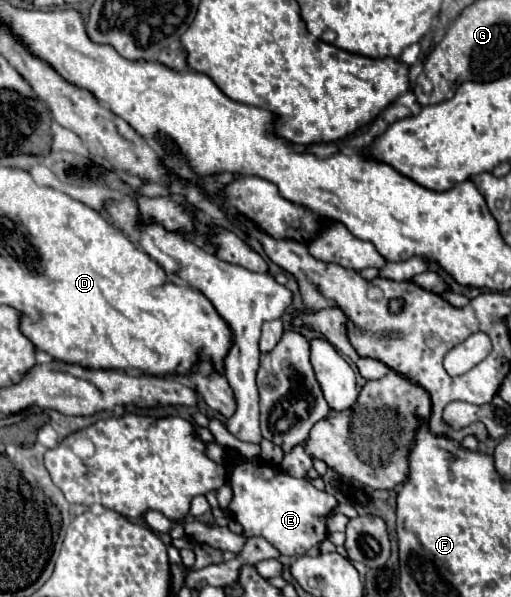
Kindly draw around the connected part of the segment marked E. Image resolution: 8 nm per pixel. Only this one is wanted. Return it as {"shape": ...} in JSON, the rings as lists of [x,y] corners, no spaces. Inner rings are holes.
{"shape":[[[240,453],[230,457],[230,467],[228,483],[232,487],[232,501],[228,511],[242,525],[246,537],[264,537],[280,551],[280,555],[288,557],[304,555],[328,537],[326,521],[340,505],[334,495],[320,491],[308,479],[292,477],[262,459],[248,461]]]}

